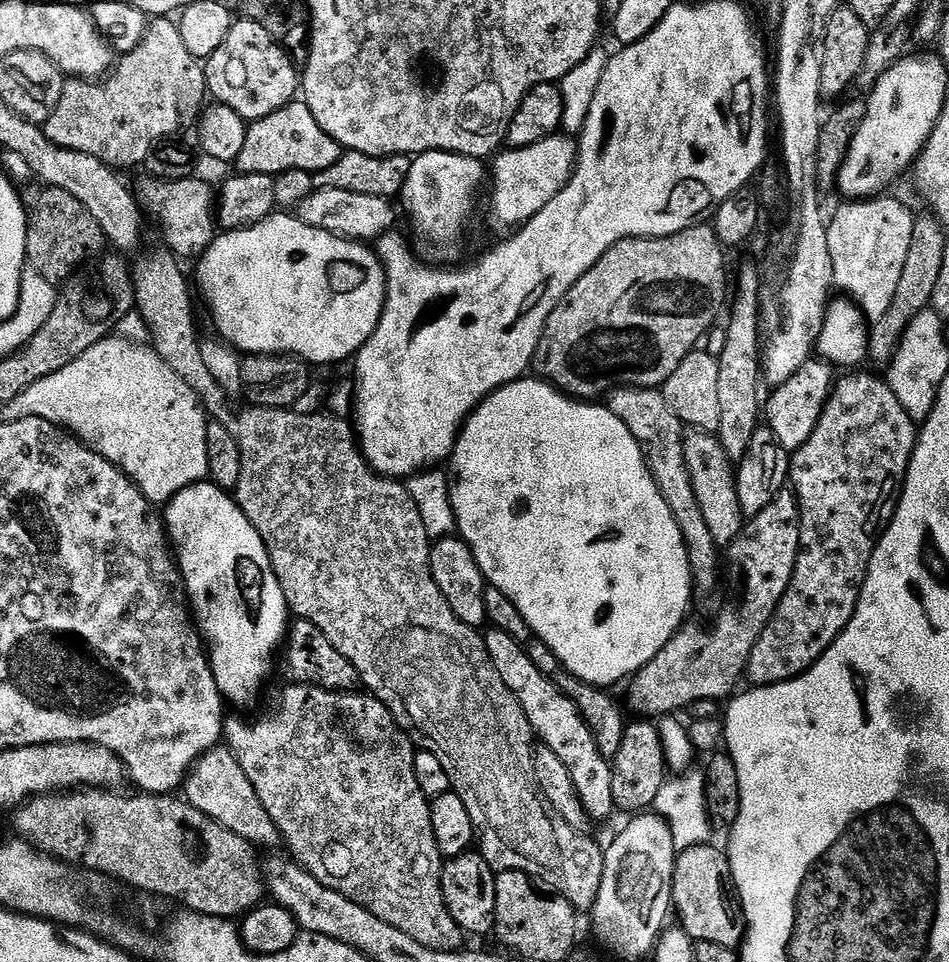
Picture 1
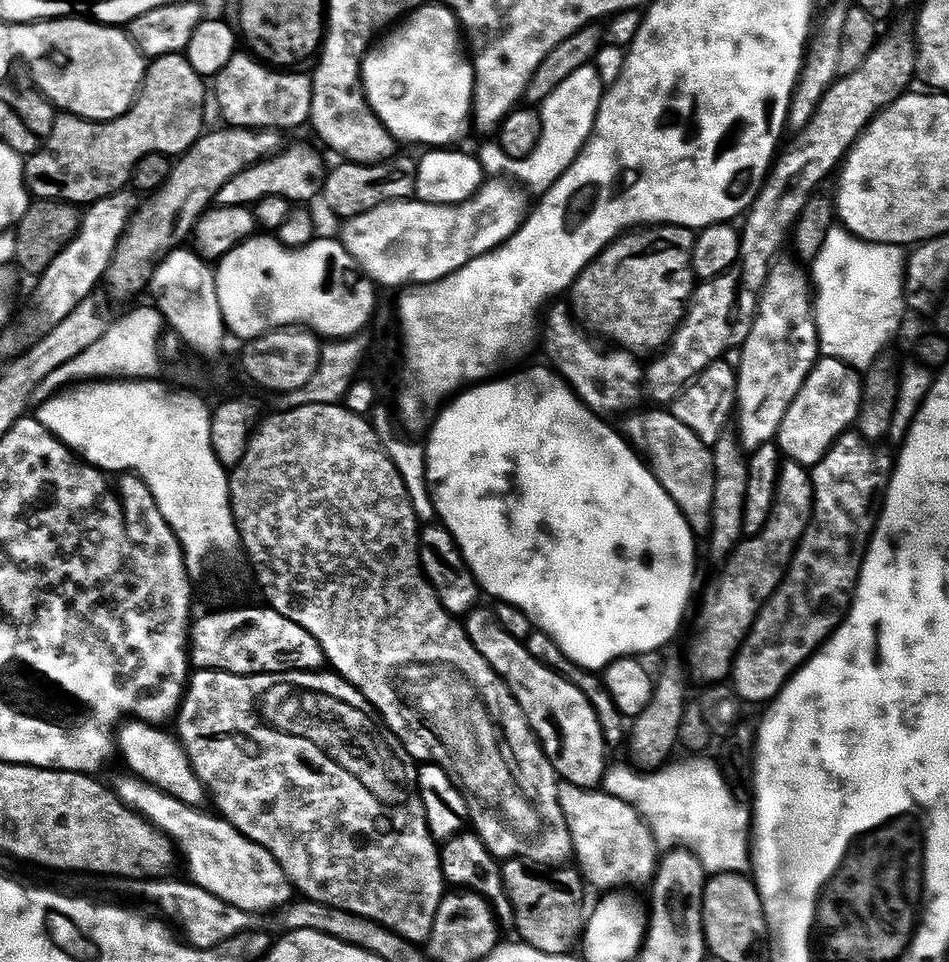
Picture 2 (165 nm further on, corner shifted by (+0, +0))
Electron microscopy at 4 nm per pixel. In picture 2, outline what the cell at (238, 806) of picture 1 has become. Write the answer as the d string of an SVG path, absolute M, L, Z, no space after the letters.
M147 722L125 723L118 734L119 751L121 754L123 752L133 777L152 785L167 796L173 796L178 802L189 804L192 808L200 808L204 796L206 800L205 784L196 773L184 745L173 733L171 736L170 733L163 732L164 730L163 727Z

